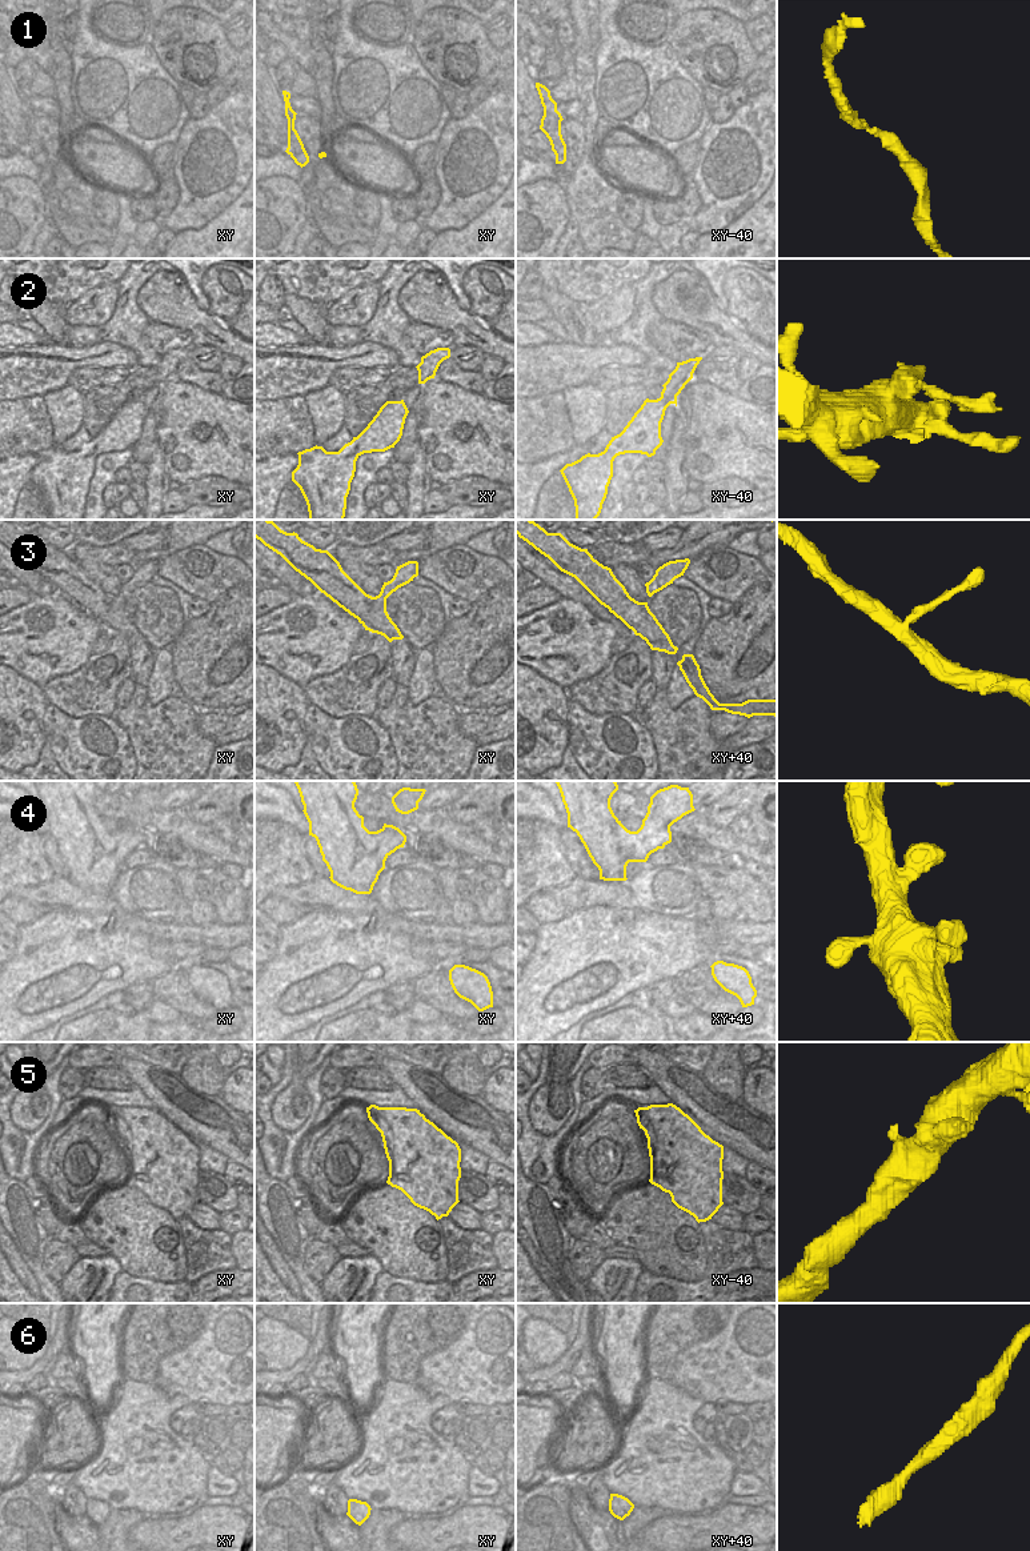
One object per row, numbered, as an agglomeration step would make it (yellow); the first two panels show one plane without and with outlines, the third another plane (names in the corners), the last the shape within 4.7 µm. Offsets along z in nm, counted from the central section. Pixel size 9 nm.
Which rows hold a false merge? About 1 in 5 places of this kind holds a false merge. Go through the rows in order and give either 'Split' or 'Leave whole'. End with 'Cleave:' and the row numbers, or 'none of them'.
1: Leave whole
2: Leave whole
3: Leave whole
4: Leave whole
5: Leave whole
6: Leave whole
Cleave: none of them.

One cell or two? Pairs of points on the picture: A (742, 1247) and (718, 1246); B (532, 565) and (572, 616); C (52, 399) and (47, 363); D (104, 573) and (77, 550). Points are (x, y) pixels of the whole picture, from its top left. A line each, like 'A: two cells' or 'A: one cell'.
A: one cell
B: two cells
C: two cells
D: one cell

